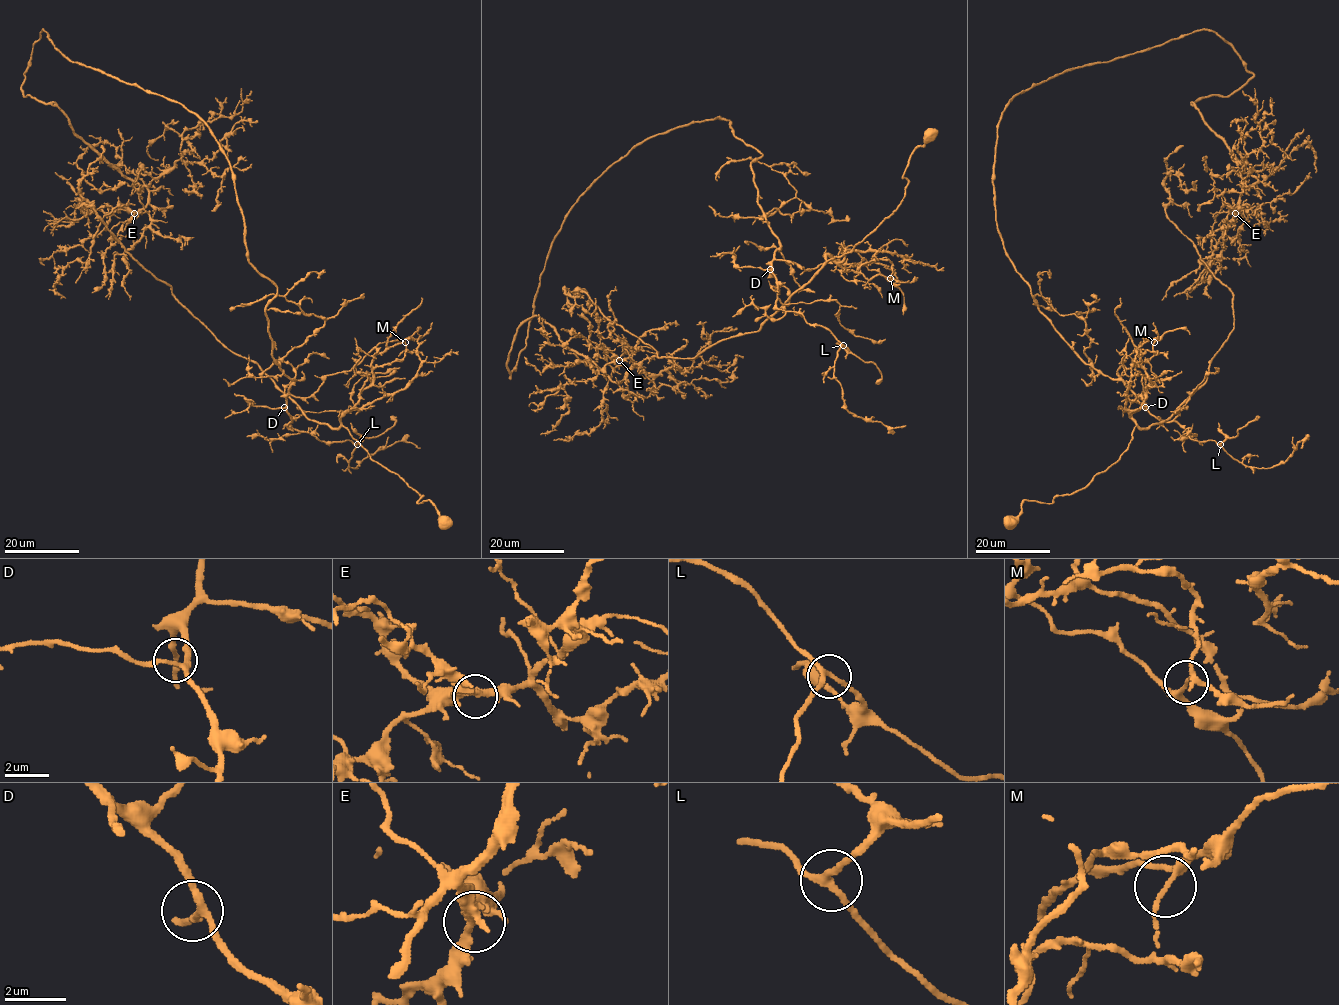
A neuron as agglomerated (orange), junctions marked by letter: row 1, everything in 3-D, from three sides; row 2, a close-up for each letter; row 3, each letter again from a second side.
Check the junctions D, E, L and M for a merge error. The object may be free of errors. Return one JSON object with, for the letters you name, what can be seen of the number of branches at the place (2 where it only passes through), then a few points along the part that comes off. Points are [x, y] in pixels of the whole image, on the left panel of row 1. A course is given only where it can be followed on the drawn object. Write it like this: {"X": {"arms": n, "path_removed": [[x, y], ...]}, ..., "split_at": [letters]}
{"M": {"arms": 3, "path_removed": [[405, 343], [337, 428], [310, 420], [125, 249], [79, 187], [82, 175], [101, 191], [125, 181]]}, "split_at": ["M"]}

